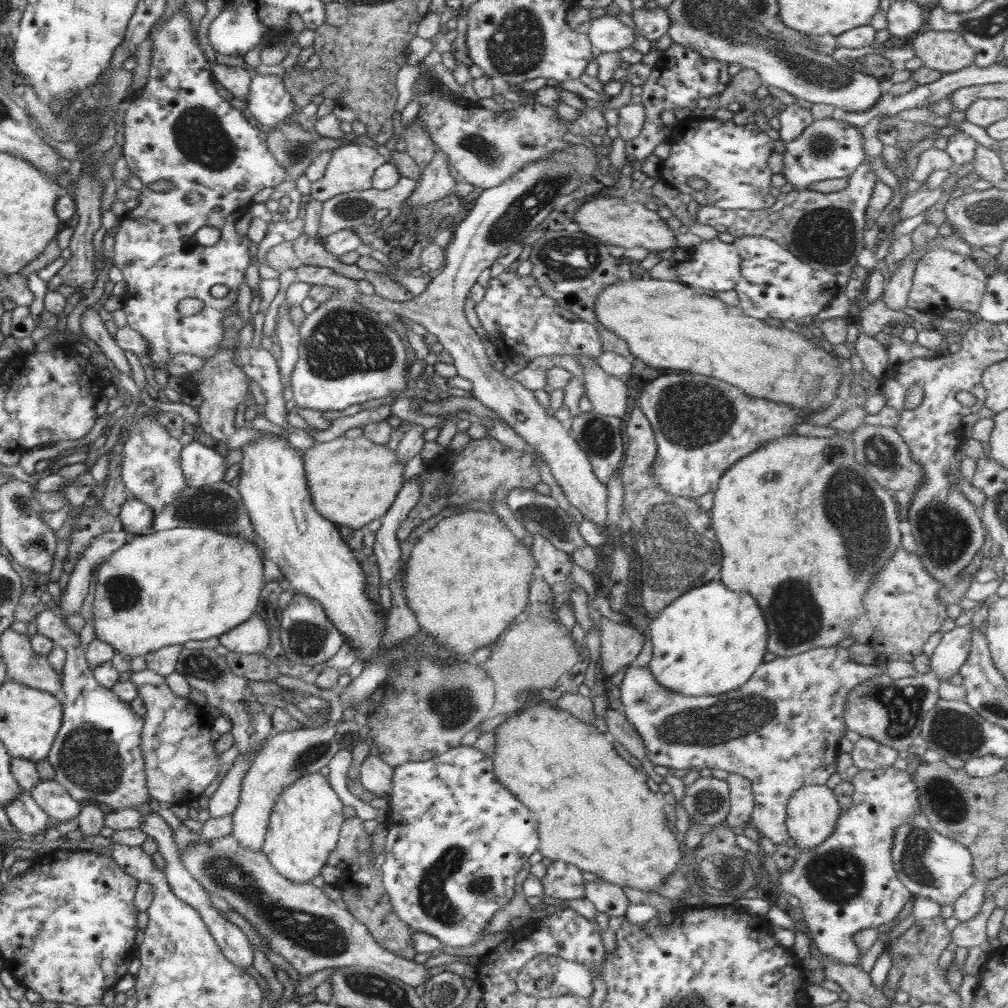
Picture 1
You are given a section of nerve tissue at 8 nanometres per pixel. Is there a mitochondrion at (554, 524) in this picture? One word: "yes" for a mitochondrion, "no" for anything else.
yes

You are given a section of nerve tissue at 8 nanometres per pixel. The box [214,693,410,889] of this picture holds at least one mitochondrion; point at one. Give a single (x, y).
(307, 757)

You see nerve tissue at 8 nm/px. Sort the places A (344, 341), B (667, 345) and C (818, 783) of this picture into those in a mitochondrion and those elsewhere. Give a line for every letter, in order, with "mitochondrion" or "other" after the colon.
A: mitochondrion
B: other
C: other

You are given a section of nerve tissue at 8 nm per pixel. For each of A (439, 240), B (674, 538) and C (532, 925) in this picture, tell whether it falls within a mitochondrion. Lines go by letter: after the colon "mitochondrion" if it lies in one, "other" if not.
A: other
B: mitochondrion
C: other

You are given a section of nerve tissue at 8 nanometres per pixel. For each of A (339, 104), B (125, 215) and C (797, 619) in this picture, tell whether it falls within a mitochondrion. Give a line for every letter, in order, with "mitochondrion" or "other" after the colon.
A: other
B: other
C: mitochondrion

